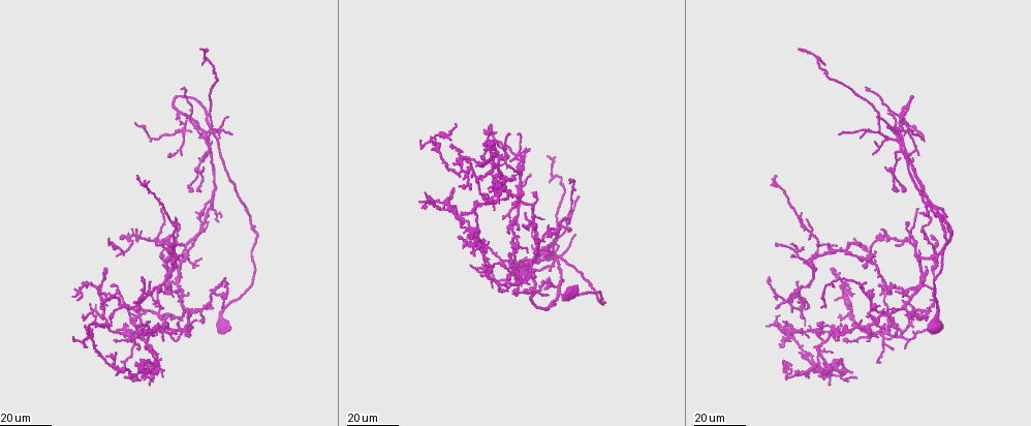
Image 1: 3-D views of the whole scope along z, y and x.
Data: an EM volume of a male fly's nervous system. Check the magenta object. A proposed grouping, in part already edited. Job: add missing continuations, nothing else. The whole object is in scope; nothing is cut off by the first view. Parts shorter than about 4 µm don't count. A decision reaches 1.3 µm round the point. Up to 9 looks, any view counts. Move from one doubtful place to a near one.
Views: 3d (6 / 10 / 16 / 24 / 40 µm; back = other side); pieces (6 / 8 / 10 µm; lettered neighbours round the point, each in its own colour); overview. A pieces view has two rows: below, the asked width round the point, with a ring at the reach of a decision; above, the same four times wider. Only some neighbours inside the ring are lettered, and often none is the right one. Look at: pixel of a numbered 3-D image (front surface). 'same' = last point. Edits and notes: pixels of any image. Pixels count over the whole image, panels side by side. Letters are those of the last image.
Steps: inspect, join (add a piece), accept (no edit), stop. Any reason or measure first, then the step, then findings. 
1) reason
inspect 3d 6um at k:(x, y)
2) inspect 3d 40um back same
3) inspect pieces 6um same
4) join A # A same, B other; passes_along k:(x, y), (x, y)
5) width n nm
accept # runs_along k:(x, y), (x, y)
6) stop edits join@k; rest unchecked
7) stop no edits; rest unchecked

an open end
inspect 3d 16um at 1:(867, 281)

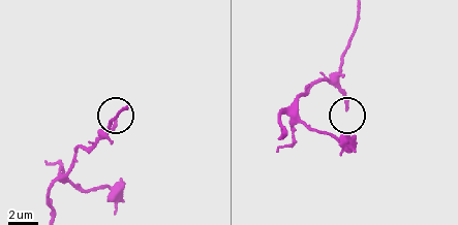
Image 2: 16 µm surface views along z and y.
see the neighbours
inspect pieces 10um at 2:(347, 109)

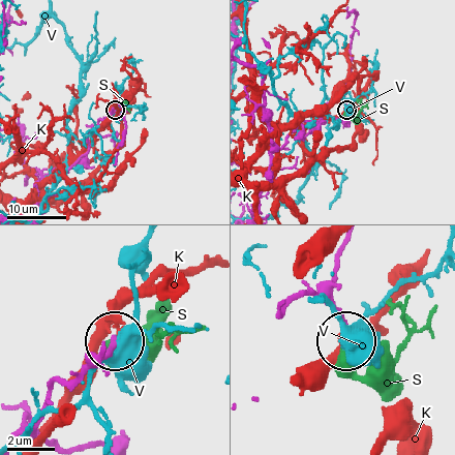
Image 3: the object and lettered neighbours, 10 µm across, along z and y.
join S # K other, S same, V other; it goes on there

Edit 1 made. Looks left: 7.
branch stops here
inspect 3d 16um at 1:(917, 210)

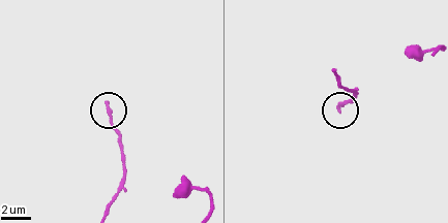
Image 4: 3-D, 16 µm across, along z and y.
inspect pieces 8um at 4:(339, 110)

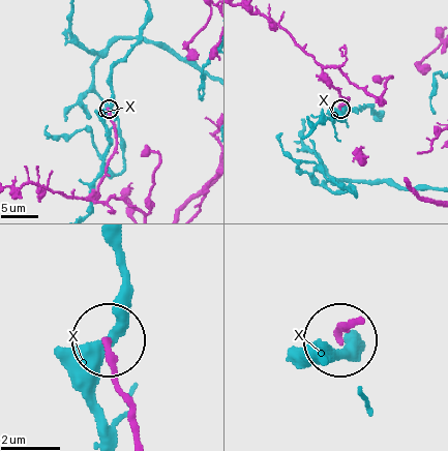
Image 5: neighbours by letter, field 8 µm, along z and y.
accept # X other; runs_along 5:(133, 437), (133, 407), (111, 342); no lettered piece goes on from it

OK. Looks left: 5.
free end
inspect 3d 24um at 1:(508, 178)

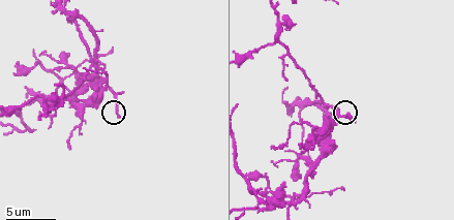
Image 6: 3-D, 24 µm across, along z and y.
inspect pieces 10um at 6:(119, 116)

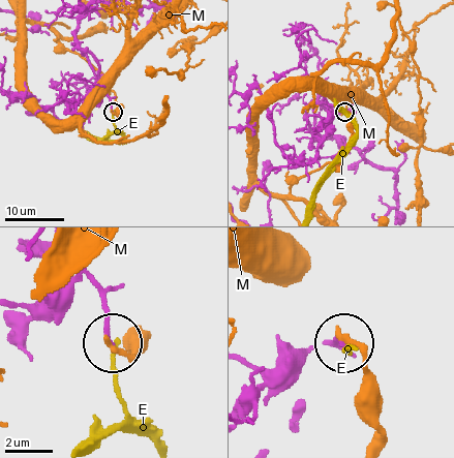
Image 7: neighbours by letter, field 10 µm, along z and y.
width 210 nm
accept # E other, M other; none of them fits

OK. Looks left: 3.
free end
inspect 3d 16um at 1:(112, 283)

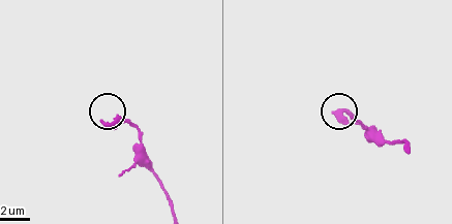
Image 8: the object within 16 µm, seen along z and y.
inspect pieces 6um at 8:(102, 122)

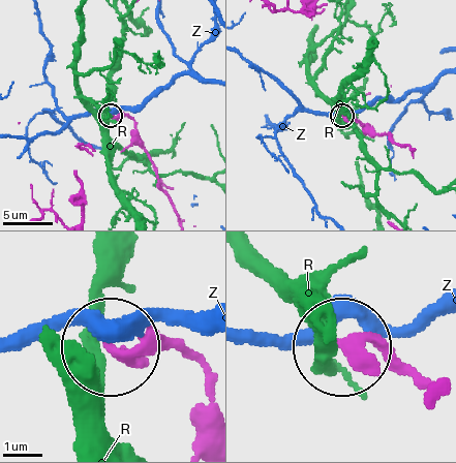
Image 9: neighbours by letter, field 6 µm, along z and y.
accept # R other, Z other; runs_along 9:(205, 372), (175, 352), (109, 345); no lettered piece goes on from it

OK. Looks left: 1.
stop edits join@3; rest unchecked

